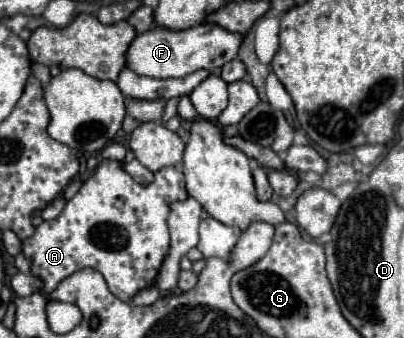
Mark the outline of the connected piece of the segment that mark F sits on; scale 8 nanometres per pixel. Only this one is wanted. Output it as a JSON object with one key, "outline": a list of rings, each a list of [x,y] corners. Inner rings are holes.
{"outline":[[[200,23],[196,27],[182,31],[154,25],[150,31],[136,35],[136,39],[130,43],[130,49],[126,51],[126,67],[146,77],[158,77],[158,79],[186,77],[198,69],[212,71],[232,61],[238,53],[240,43],[242,43],[242,35],[230,33],[212,23]]]}

